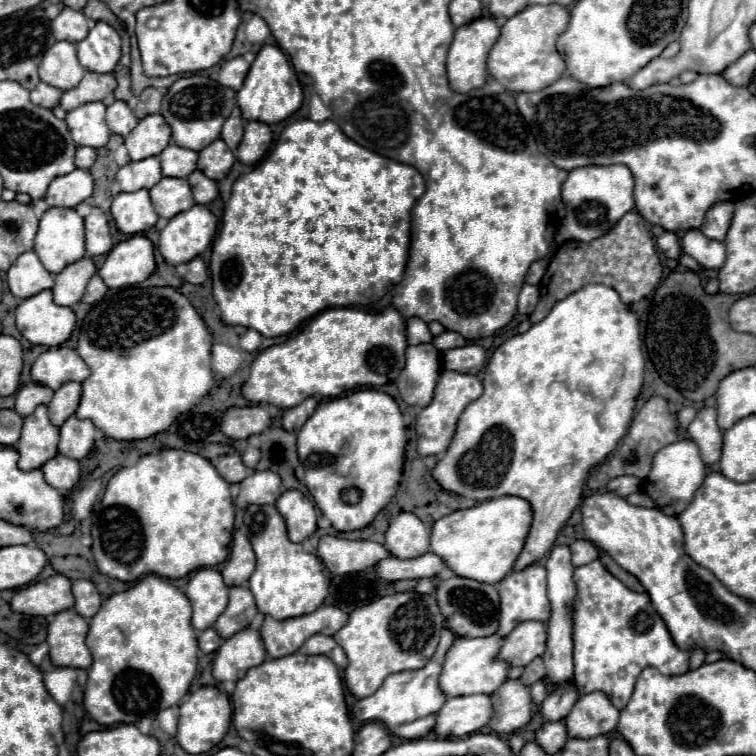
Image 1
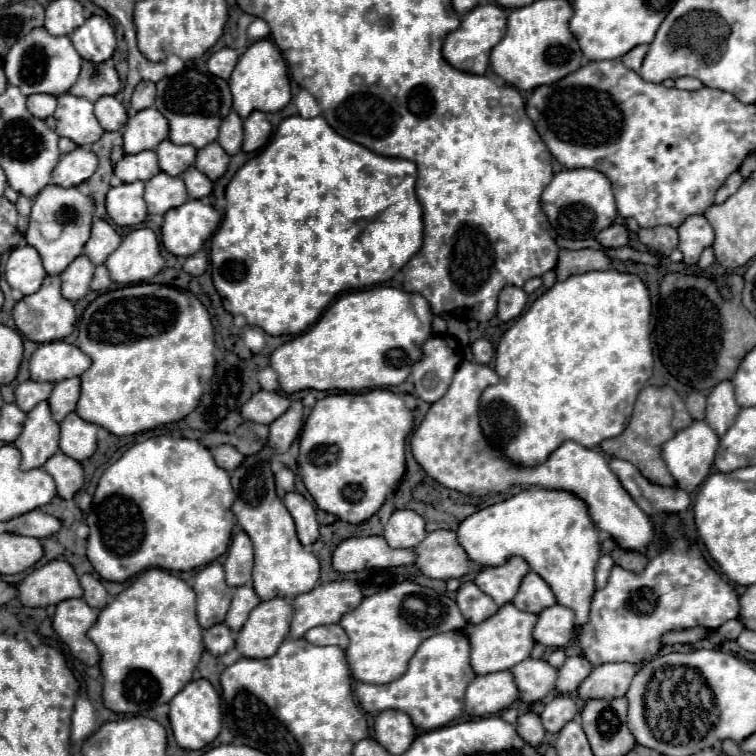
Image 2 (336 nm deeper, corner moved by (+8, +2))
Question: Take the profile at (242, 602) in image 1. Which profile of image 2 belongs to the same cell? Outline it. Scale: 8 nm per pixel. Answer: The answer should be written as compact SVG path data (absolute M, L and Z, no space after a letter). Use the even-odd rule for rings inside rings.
M245 584L245 586L239 586L233 594L233 602L231 602L231 608L227 612L227 618L225 618L225 624L231 628L233 634L237 634L241 630L241 626L245 624L249 612L259 604L259 596L255 594L253 586L251 584Z

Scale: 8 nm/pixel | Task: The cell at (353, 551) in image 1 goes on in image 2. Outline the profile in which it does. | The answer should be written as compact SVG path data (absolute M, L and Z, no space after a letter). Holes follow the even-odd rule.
M383 536L347 538L333 552L333 568L337 572L359 572L365 568L391 568L413 564L413 550L389 548Z

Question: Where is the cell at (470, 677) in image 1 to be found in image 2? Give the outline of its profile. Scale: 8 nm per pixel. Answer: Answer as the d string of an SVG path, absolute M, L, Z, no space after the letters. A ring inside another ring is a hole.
M503 604L497 614L491 618L479 622L479 624L467 624L463 628L463 634L469 638L471 644L471 668L475 674L491 674L501 670L511 670L515 664L523 662L531 650L533 650L533 638L531 628L537 622L537 614L527 614L521 610L515 610L515 606Z

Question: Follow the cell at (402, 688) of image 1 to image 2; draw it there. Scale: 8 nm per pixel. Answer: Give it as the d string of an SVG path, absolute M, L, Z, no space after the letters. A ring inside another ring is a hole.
M443 632L427 638L409 662L407 672L389 684L365 684L355 682L355 696L361 708L377 716L379 712L393 708L405 712L419 732L441 728L463 714L463 694L469 682L475 678L471 666L467 666L467 636L463 632Z

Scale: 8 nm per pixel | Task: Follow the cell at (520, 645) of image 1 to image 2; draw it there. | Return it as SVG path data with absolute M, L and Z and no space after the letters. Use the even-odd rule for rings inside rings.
M559 604L543 610L533 628L533 640L549 648L561 648L573 636L575 636L573 612Z

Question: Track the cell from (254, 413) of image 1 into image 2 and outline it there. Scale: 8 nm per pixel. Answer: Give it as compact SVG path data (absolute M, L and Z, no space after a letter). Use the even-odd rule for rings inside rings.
M259 390L249 402L243 404L241 416L243 420L255 422L255 424L271 424L275 418L279 418L291 402L281 392L267 392Z

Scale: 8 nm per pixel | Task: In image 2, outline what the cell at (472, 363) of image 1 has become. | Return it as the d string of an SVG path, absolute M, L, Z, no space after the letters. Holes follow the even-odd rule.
M483 338L471 344L471 352L473 352L473 360L479 364L489 364L493 358L493 346Z

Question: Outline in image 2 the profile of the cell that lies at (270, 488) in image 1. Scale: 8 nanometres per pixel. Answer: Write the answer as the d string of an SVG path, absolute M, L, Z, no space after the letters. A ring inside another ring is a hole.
M281 468L279 472L275 472L275 490L277 490L279 498L283 498L283 494L293 490L293 478L295 476L289 468Z

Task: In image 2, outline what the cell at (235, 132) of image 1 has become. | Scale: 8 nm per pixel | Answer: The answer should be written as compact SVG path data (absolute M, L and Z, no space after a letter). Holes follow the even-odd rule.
M231 112L219 128L217 142L223 146L223 150L227 150L227 154L237 154L241 150L241 140L243 140L243 122L235 112Z

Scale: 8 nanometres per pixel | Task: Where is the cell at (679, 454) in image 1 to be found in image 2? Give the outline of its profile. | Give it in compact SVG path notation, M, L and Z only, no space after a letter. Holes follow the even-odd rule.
M695 420L689 428L677 432L669 442L663 444L661 450L661 458L665 460L671 476L677 482L677 488L685 490L685 492L695 492L695 488L705 480L705 476L709 474L709 468L713 464L713 456L717 450L719 438L717 434L703 422L703 420Z

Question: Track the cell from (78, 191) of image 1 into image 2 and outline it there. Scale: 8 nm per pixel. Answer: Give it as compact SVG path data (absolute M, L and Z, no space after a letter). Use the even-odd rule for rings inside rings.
M79 148L79 150L73 150L71 154L61 156L59 164L51 174L51 184L63 186L63 188L79 186L81 182L91 178L95 170L97 170L97 156L91 150Z

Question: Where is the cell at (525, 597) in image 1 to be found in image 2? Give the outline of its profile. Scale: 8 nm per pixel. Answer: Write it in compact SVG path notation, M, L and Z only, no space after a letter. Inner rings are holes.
M529 572L523 578L521 588L519 588L517 596L513 598L515 608L519 608L523 612L531 612L531 614L539 614L541 610L545 610L545 608L549 608L553 604L555 604L555 596L553 596L551 588L535 572Z

